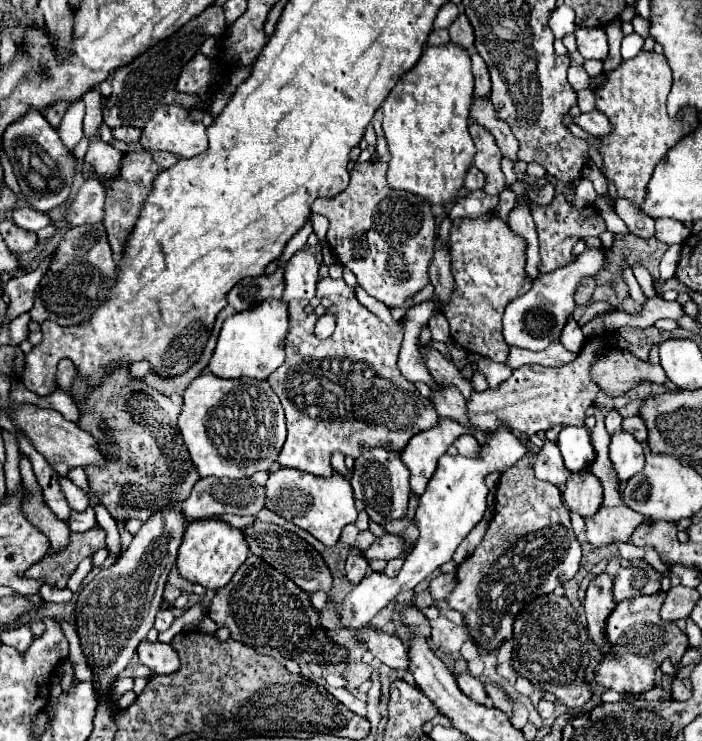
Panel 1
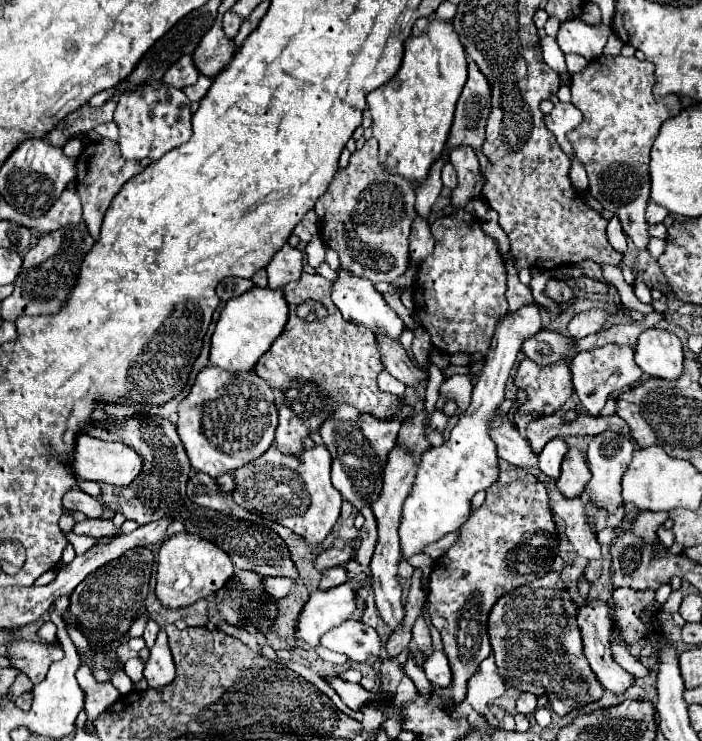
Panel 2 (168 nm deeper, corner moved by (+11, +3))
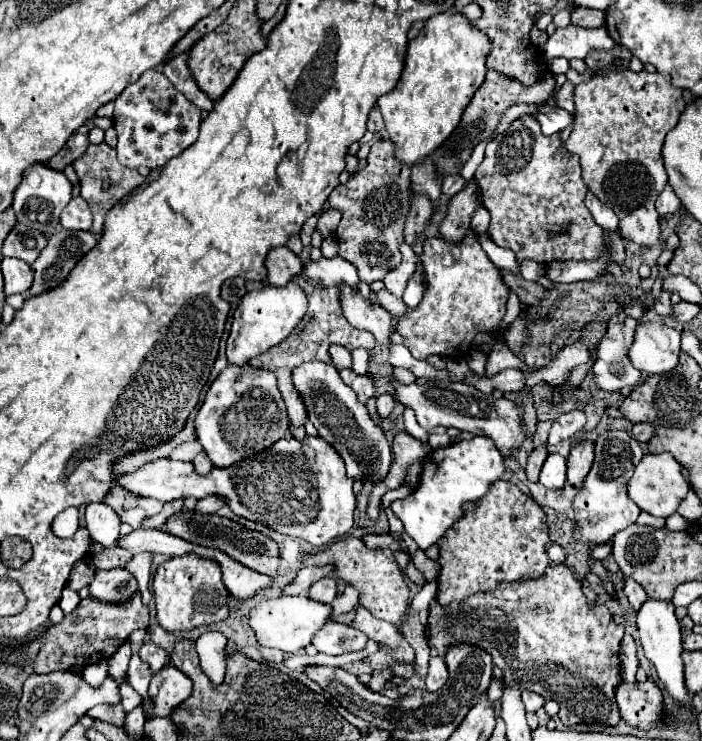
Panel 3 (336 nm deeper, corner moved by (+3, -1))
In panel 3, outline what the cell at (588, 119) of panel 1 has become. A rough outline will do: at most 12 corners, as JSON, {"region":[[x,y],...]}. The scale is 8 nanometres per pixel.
{"region":[[543,105],[535,117],[545,135],[573,125],[575,117],[561,107]]}

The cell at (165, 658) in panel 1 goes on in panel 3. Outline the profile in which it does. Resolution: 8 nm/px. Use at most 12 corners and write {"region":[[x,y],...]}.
{"region":[[173,663],[149,685],[153,717],[169,715],[191,693],[191,681]]}

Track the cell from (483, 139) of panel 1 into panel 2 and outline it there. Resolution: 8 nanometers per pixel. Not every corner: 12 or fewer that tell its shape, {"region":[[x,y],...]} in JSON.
{"region":[[471,147],[449,153],[457,171],[451,191],[455,211],[481,195],[483,177]]}

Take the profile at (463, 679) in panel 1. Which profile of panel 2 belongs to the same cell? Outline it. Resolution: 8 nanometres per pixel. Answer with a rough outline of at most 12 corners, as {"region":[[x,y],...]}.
{"region":[[433,651],[423,671],[437,687],[451,685],[451,667],[443,651]]}

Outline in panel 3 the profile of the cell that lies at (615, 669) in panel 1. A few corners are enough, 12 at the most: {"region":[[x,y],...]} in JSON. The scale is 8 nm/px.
{"region":[[625,579],[623,593],[631,607],[639,611],[649,599],[637,581]]}

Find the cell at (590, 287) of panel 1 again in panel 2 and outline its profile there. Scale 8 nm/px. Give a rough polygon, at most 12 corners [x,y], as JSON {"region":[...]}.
{"region":[[549,279],[545,295],[557,303],[573,299],[565,281]]}

